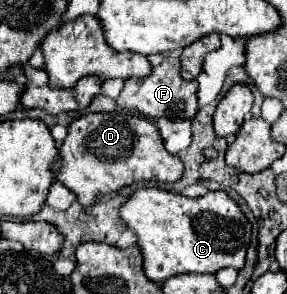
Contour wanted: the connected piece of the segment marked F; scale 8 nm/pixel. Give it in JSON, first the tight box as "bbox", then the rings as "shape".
{"bbox":[116,57,198,119],"shape":[[[166,57],[158,67],[154,67],[152,75],[148,75],[144,79],[126,79],[124,89],[122,89],[120,97],[116,99],[116,103],[124,109],[134,109],[152,119],[160,119],[160,117],[194,119],[194,115],[198,111],[196,91],[198,91],[196,81],[184,81],[180,77],[180,59]]]}

